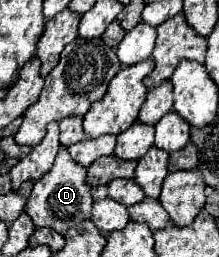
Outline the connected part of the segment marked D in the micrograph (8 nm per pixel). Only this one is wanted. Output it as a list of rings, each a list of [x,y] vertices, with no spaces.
[[[61,146],[53,168],[33,184],[33,190],[25,204],[25,212],[31,216],[37,228],[49,226],[55,232],[65,234],[71,226],[91,218],[91,206],[93,194],[91,186],[87,184],[87,170],[83,170],[83,166],[75,166],[75,162],[71,162],[71,154],[67,154],[67,146]]]

